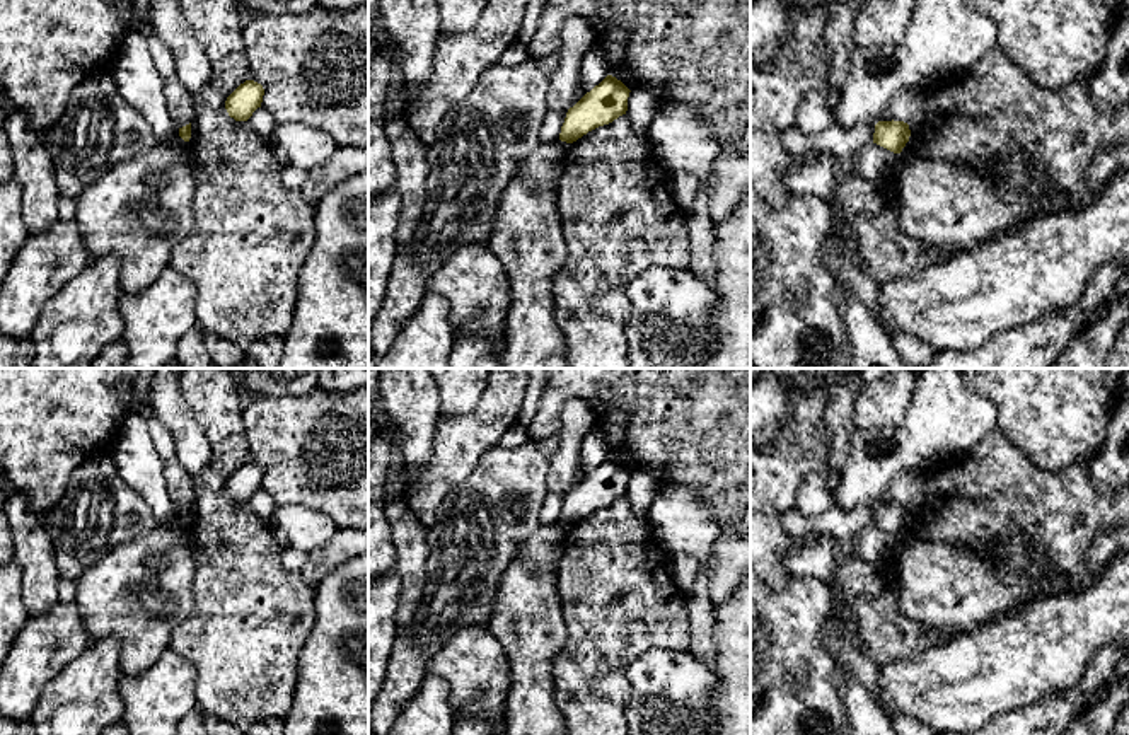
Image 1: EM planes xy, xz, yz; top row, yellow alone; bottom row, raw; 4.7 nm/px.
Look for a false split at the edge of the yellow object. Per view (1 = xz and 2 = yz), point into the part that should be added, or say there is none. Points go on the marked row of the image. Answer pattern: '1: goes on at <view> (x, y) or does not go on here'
1: does not go on here
2: does not go on here

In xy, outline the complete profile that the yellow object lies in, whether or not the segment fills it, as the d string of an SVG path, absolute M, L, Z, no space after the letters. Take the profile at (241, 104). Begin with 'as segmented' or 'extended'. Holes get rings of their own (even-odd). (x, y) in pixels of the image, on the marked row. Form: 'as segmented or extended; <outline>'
as segmented; M254 80L240 84L225 101L225 109L235 121L247 121L261 107L264 89Z

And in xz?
as segmented; M612 75L568 109L559 140L573 143L588 131L609 124L628 111L629 89Z

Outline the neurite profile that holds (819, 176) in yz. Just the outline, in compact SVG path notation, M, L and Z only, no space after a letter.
M820 152L810 162L783 172L783 182L791 193L808 193L827 200L837 188L841 164L831 152Z

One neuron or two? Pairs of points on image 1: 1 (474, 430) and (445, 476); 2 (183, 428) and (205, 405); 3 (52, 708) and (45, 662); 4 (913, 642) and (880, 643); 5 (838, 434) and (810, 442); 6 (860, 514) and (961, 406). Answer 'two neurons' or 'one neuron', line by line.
1: one neuron
2: two neurons
3: two neurons
4: one neuron
5: two neurons
6: two neurons

